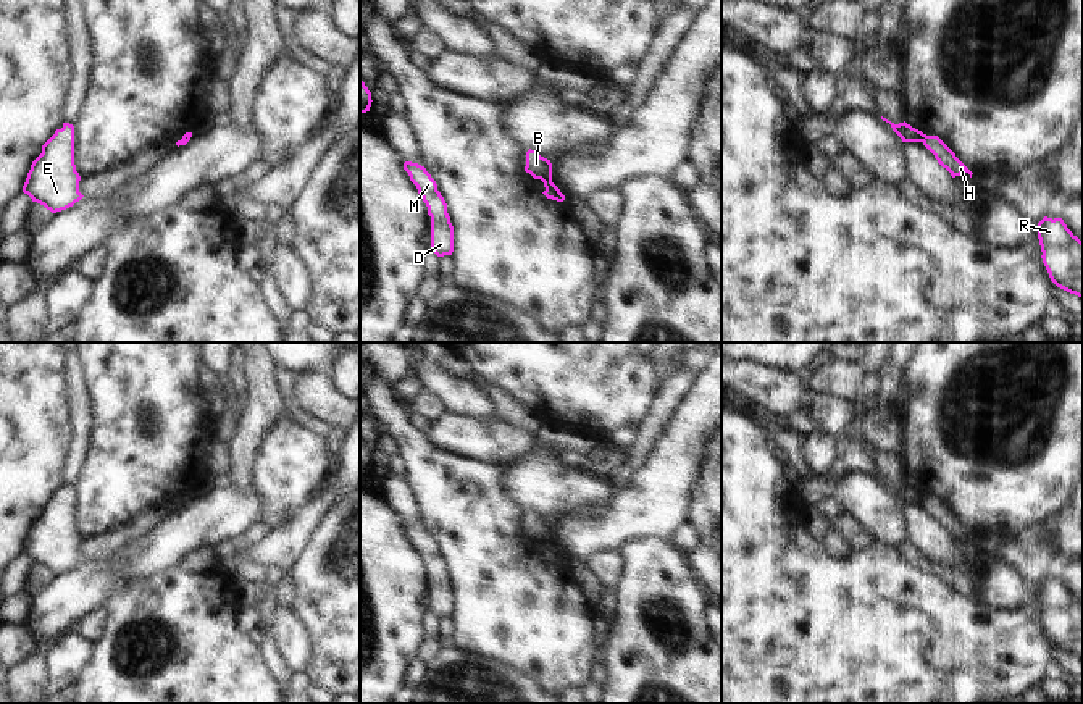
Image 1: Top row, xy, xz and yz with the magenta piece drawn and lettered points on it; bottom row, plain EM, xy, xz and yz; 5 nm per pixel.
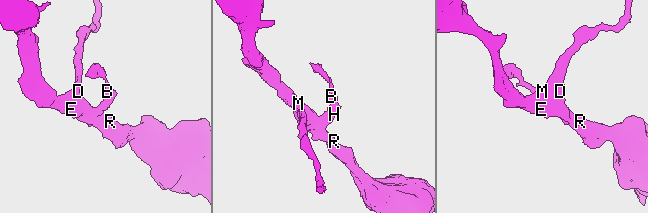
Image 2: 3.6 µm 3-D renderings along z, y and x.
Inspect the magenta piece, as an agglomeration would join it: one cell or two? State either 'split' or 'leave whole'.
split

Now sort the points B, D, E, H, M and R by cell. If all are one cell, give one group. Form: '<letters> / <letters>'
B / D E H M R

